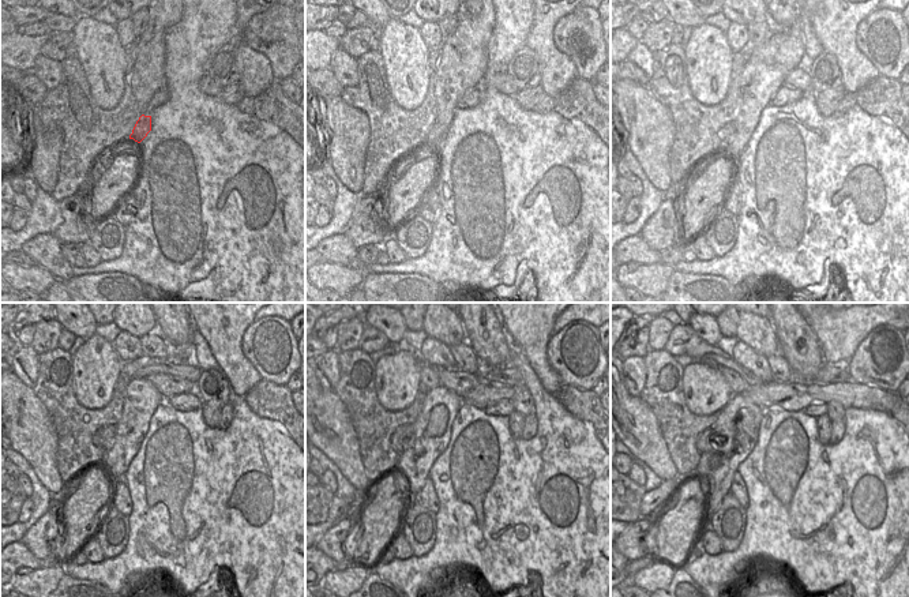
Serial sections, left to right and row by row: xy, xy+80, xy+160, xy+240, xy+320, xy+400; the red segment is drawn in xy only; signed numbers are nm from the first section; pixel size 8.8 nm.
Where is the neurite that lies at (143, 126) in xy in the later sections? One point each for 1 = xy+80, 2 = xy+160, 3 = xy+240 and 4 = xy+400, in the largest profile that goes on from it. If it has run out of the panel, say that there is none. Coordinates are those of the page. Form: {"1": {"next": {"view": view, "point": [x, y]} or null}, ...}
{"1": {"next": {"view": "xy+80", "point": [438, 132]}}, "2": {"next": {"view": "xy+160", "point": [724, 132]}}, "3": {"next": {"view": "xy+240", "point": [102, 436]}}, "4": {"next": {"view": "xy+400", "point": [703, 443]}}}

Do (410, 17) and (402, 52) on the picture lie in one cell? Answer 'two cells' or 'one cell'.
two cells

